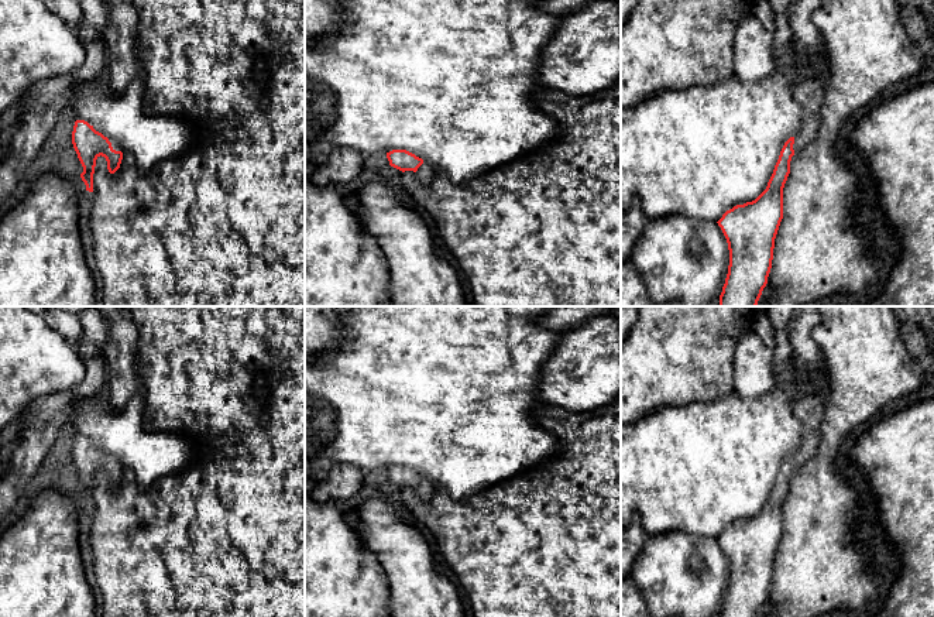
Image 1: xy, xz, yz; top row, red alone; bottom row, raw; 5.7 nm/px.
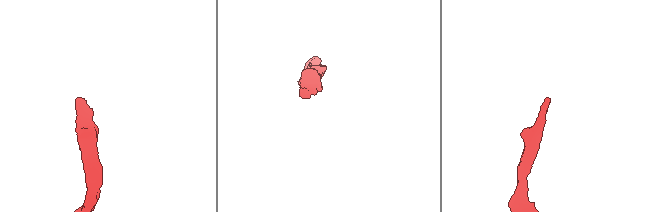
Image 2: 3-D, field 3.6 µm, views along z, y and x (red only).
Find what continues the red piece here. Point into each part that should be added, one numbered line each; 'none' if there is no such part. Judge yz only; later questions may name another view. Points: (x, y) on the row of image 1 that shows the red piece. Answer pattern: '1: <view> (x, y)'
1: yz (810, 89)

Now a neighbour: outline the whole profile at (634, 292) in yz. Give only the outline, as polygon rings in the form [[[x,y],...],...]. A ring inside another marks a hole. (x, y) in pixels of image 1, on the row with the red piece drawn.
[[[631,258],[621,263],[621,306],[653,306],[643,278]]]

